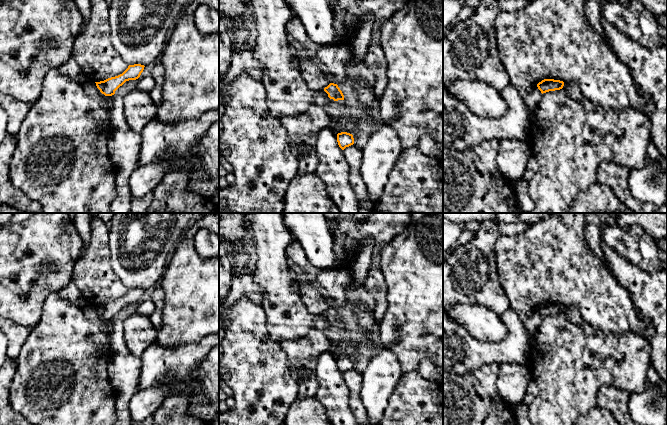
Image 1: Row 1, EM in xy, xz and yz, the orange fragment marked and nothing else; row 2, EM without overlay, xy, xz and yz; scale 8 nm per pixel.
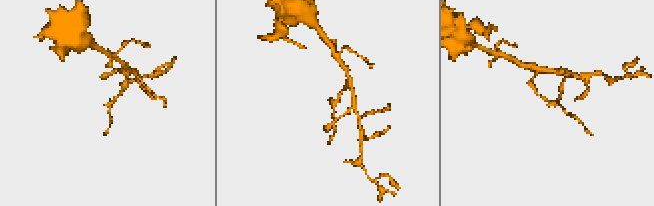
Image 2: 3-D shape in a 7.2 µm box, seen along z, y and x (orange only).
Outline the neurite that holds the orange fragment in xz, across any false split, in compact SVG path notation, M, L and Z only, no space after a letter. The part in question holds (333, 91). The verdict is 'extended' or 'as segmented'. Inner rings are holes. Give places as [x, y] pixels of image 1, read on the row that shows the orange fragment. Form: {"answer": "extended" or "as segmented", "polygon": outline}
{"answer": "as segmented", "polygon": "M330 83L324 88L324 91L328 94L328 97L334 101L344 100L344 95L337 84Z"}

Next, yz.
{"answer": "as segmented", "polygon": "M544 79L537 84L537 87L542 94L549 91L560 90L563 88L563 86L564 86L563 81L554 79Z"}

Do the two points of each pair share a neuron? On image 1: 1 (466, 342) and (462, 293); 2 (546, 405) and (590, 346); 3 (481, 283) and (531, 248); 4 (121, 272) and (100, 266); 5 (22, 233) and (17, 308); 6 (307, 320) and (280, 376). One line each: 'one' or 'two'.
1: two
2: one
3: two
4: two
5: one
6: two

